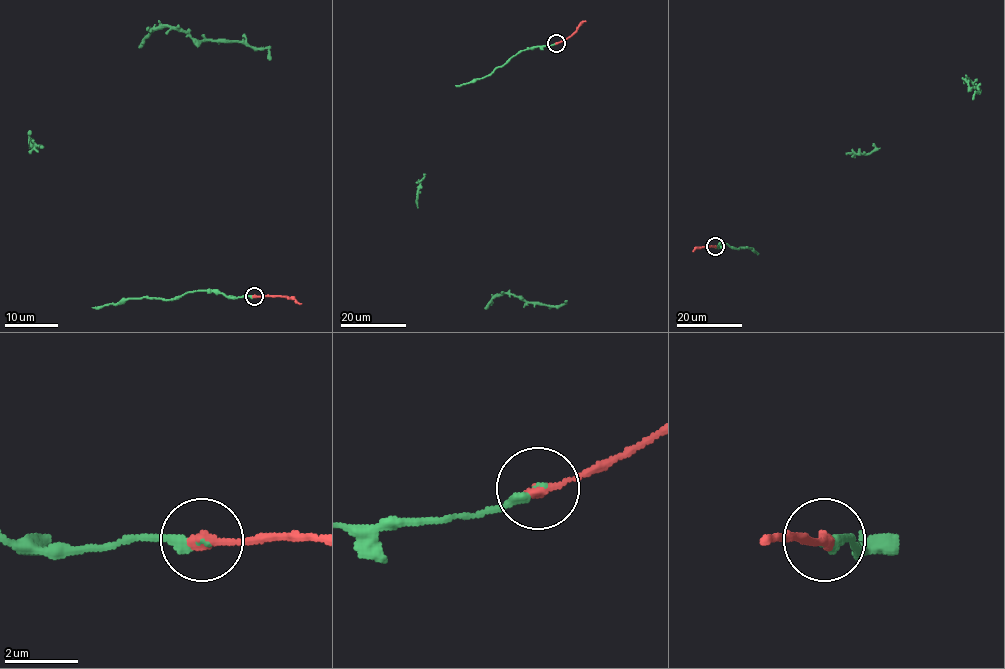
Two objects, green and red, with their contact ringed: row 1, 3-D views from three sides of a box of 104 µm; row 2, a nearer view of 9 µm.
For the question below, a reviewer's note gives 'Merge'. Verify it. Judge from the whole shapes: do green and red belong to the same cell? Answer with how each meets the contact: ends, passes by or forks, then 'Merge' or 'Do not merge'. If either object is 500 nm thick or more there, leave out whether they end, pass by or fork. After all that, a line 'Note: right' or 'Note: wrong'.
At the ring green ends. At the ring red ends. Merge
Note: right

